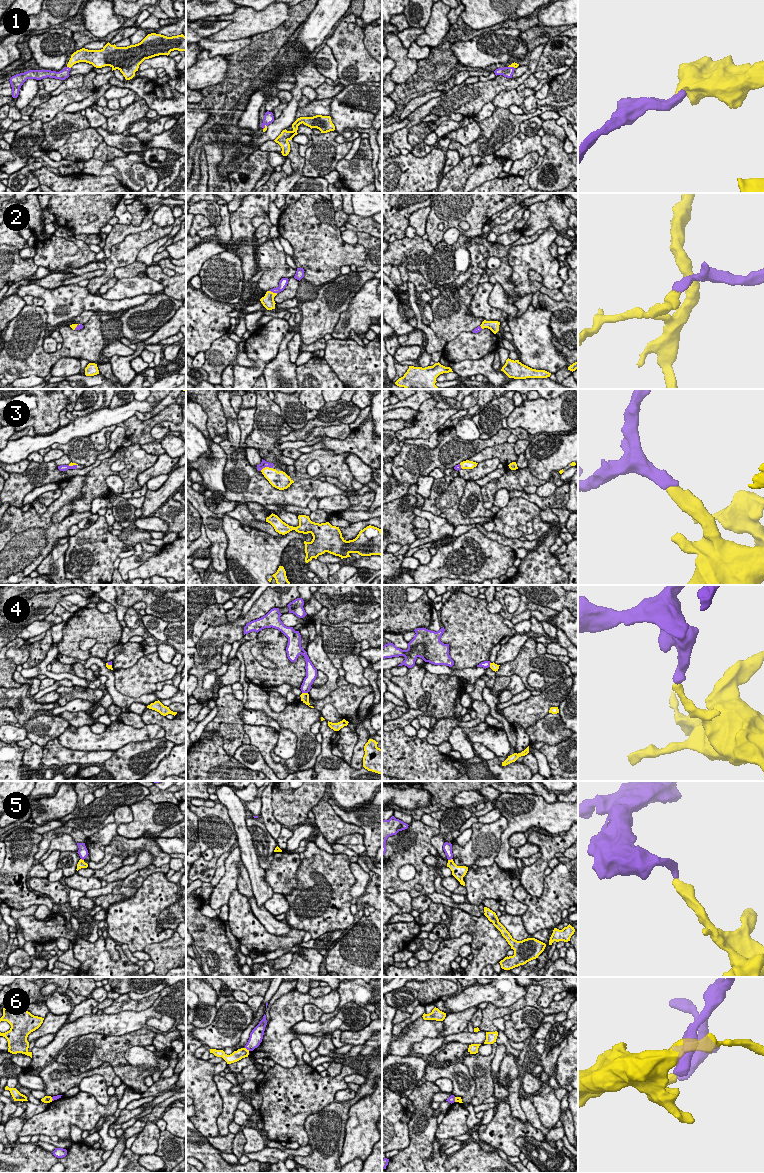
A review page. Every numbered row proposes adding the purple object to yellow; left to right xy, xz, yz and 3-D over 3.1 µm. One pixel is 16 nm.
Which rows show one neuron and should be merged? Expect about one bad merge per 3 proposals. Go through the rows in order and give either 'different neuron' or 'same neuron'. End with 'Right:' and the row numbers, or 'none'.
1: same neuron
2: same neuron
3: same neuron
4: different neuron
5: different neuron
6: different neuron
Right: 1, 2, 3

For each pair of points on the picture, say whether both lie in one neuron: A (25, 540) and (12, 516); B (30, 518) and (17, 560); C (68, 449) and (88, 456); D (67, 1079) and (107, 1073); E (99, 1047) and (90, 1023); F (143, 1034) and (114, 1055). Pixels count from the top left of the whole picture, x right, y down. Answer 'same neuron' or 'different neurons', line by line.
A: same neuron
B: same neuron
C: same neuron
D: same neuron
E: different neurons
F: same neuron

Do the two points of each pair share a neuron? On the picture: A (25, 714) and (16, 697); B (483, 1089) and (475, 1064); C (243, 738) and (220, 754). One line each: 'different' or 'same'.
A: same
B: same
C: different

